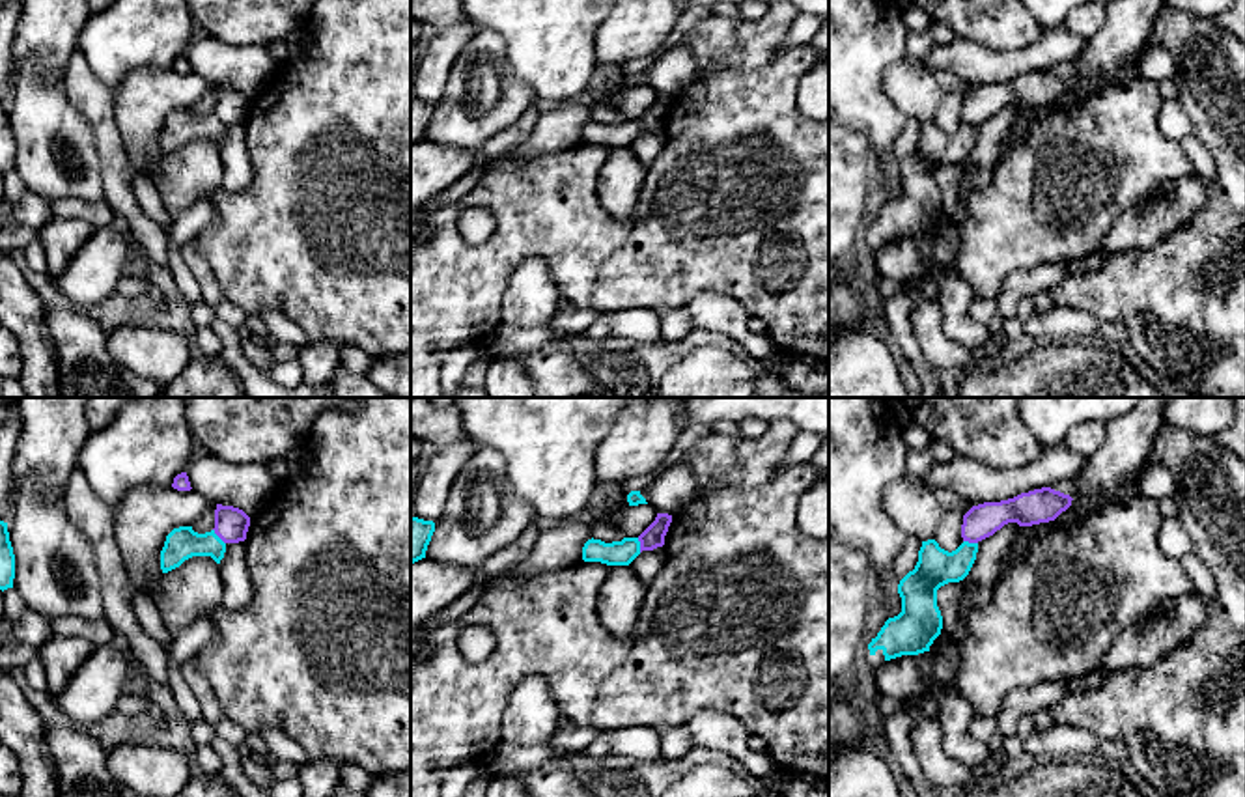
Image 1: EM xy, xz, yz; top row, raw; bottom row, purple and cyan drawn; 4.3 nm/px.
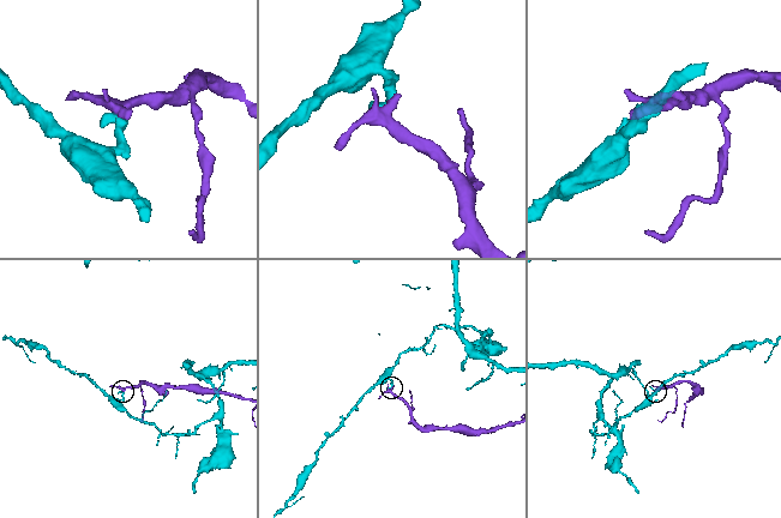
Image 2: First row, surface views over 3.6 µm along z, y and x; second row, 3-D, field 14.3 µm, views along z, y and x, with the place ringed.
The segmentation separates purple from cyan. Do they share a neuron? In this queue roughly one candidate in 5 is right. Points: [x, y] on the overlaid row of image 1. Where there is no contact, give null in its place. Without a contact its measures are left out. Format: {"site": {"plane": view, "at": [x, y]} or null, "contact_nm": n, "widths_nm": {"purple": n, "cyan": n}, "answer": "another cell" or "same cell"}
{"site": {"plane": "xy", "at": [217, 534]}, "contact_nm": 90, "widths_nm": {"purple": 140, "cyan": 140}, "answer": "another cell"}

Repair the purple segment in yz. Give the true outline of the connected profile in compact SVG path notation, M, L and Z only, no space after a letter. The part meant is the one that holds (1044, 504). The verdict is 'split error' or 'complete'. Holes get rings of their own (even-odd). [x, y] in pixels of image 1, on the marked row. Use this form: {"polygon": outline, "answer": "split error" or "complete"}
{"polygon": "M1051 487L1021 493L1014 498L1000 502L984 502L972 506L963 515L961 538L969 543L978 543L1008 523L1019 526L1032 526L1055 521L1062 511L1071 506L1071 496Z", "answer": "complete"}

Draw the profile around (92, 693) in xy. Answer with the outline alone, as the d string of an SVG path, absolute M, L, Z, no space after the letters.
M110 642L95 648L73 674L54 706L77 726L88 726L110 715L127 691L129 657L125 644Z

